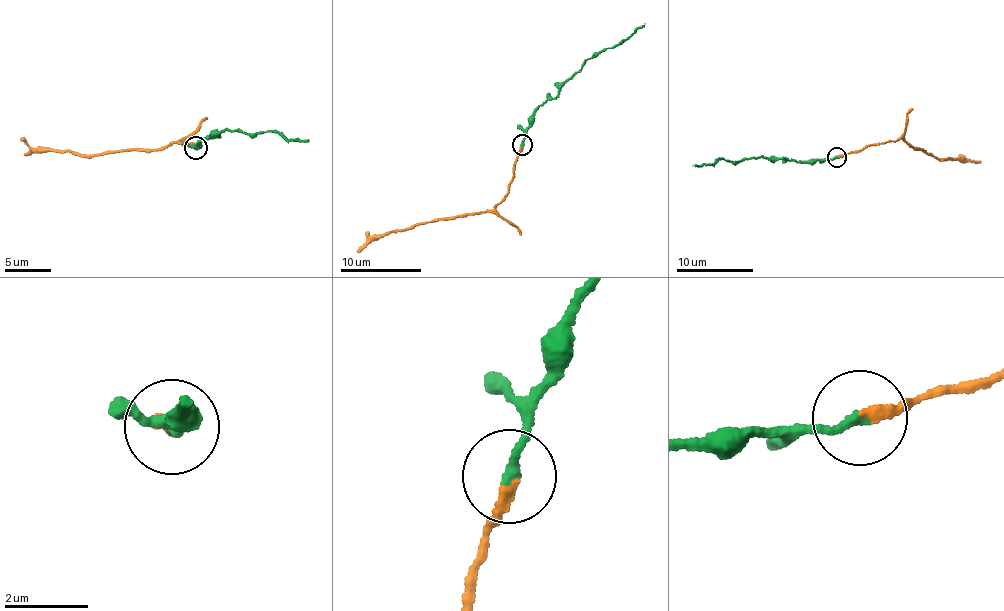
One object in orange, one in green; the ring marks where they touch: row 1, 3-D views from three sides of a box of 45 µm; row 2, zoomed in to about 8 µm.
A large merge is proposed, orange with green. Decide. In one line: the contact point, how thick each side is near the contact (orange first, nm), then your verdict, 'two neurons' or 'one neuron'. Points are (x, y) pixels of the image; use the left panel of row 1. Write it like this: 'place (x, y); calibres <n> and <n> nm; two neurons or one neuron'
place (195, 147); calibres 220 and 220 nm; one neuron

